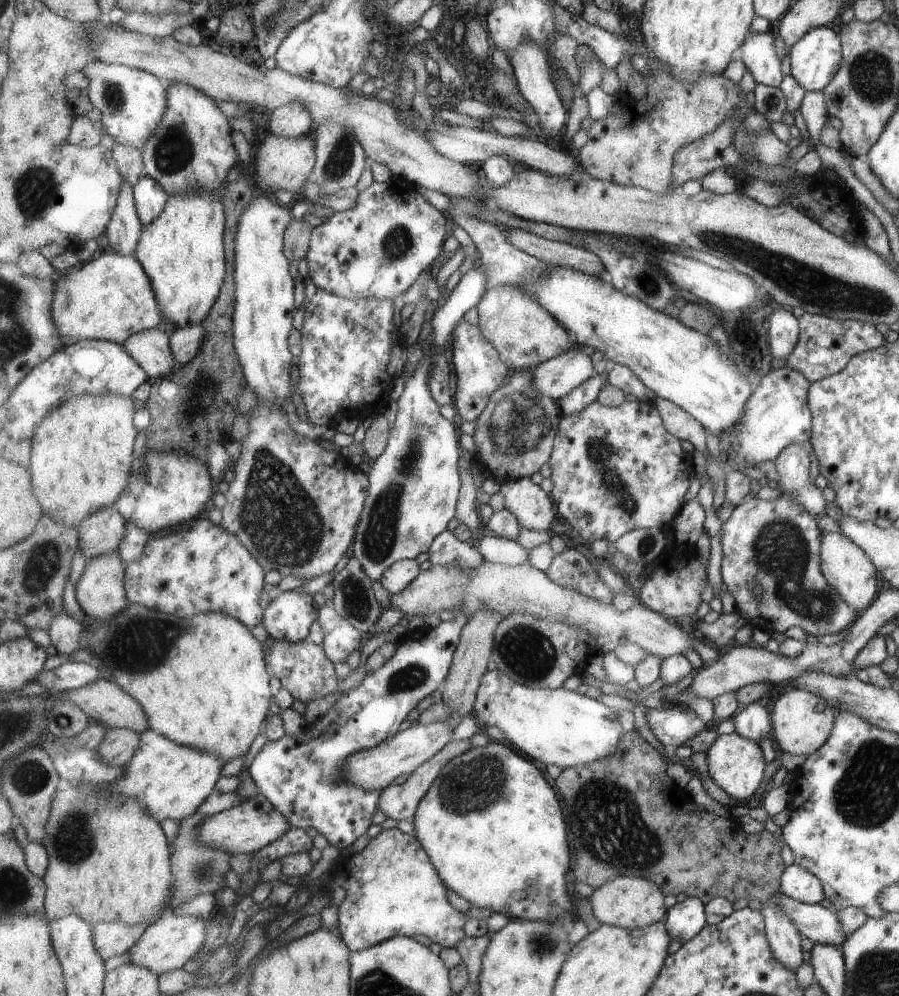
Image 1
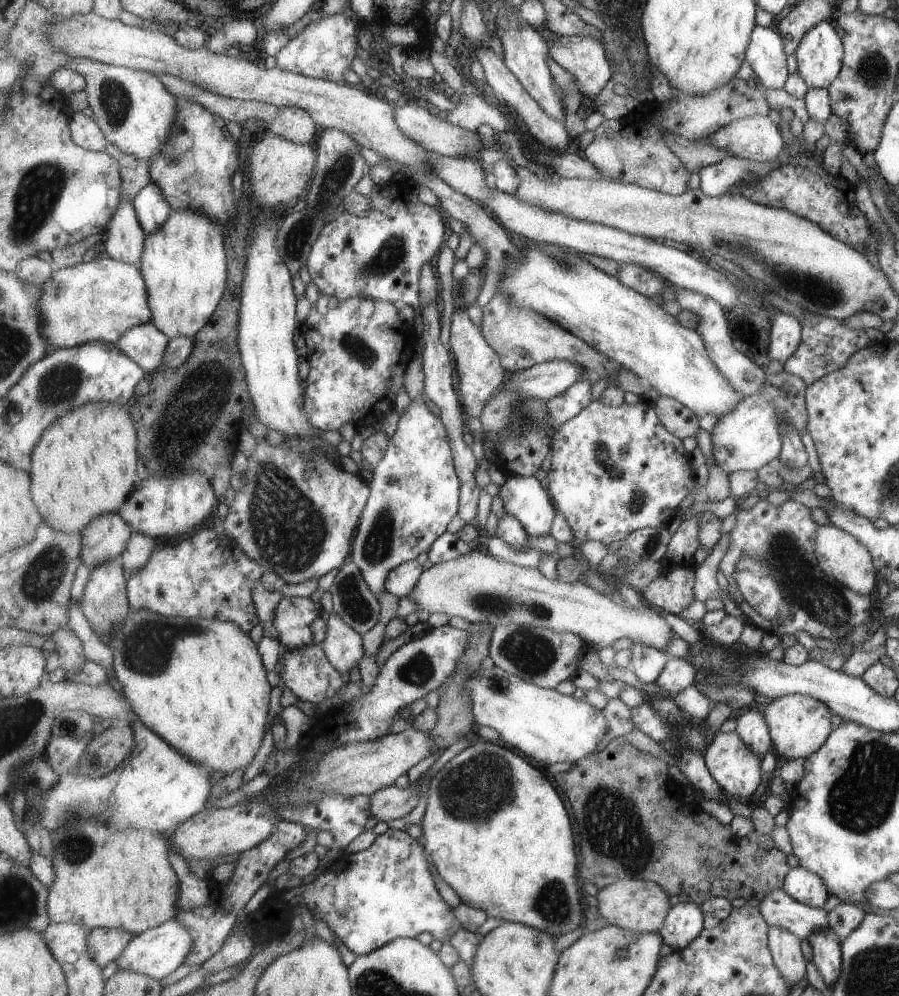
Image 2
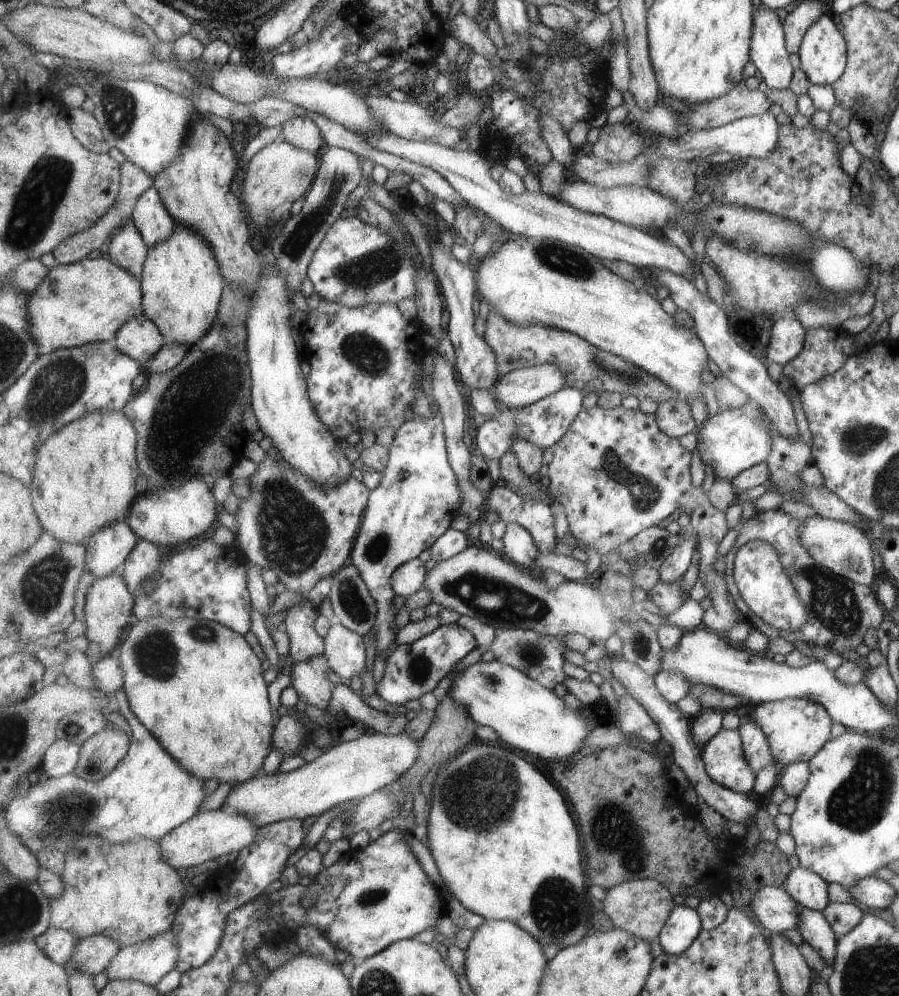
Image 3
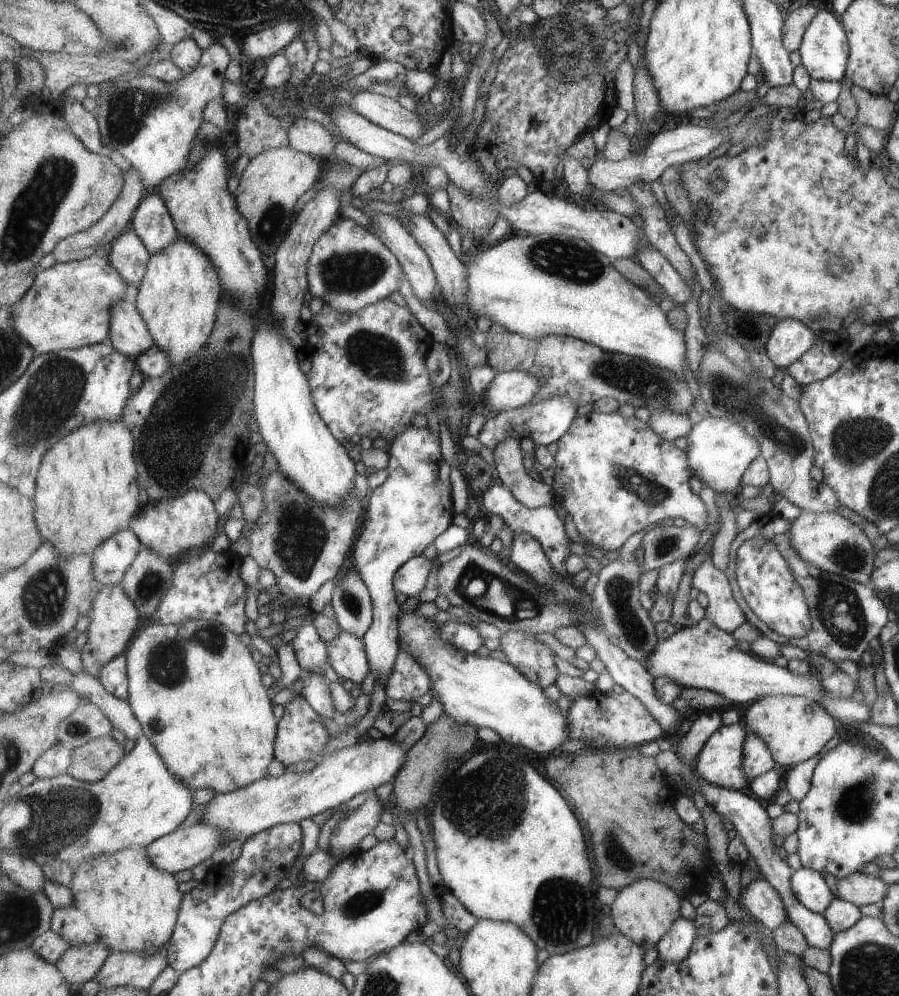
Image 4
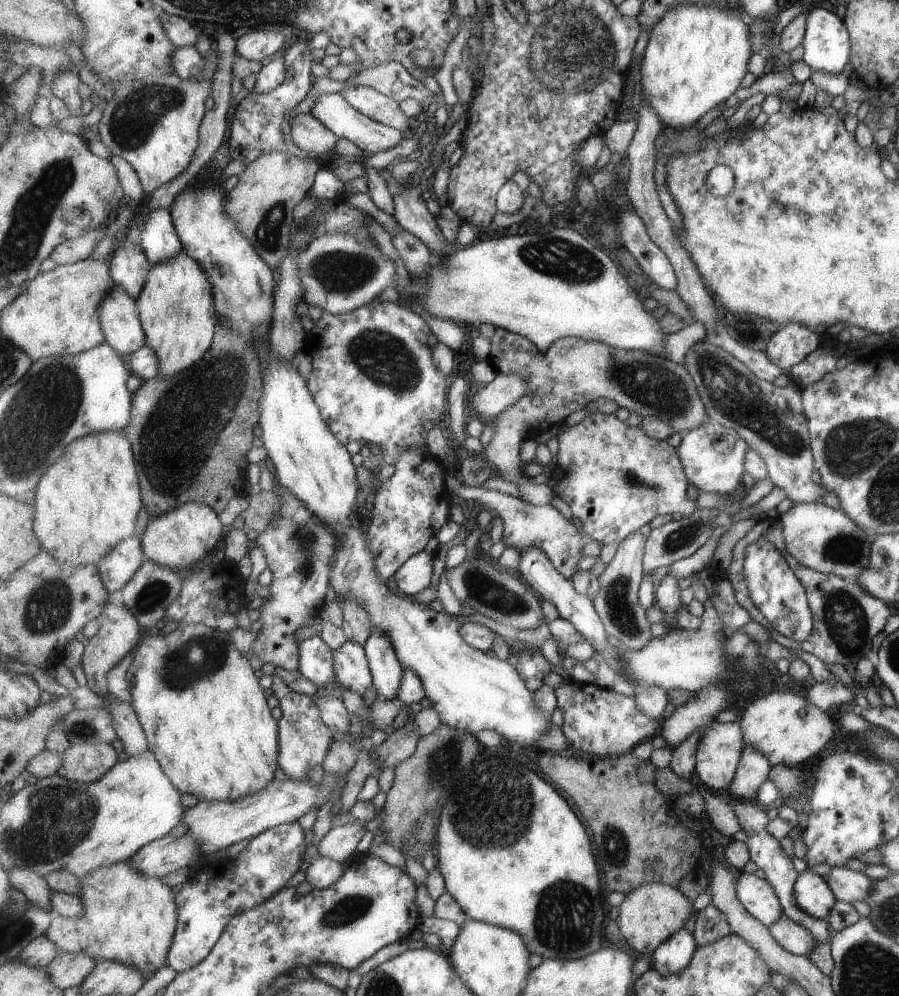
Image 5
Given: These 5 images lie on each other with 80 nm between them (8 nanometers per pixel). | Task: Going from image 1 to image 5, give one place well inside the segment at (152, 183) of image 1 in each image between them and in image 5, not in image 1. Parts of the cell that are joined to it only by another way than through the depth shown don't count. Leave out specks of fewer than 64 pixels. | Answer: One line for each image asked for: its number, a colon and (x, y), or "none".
2: (153, 210)
3: (152, 217)
4: (153, 222)
5: (160, 239)

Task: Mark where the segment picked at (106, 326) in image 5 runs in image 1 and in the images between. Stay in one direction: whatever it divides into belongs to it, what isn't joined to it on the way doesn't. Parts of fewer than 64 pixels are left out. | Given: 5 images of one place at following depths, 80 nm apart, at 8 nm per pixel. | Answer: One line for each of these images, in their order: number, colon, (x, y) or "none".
1: (152, 349)
2: (145, 343)
3: (140, 338)
4: (129, 333)

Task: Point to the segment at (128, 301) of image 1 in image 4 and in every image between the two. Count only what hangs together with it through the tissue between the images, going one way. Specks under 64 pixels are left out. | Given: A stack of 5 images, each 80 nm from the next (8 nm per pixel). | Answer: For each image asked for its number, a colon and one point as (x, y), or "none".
2: (100, 300)
3: (88, 301)
4: (69, 306)

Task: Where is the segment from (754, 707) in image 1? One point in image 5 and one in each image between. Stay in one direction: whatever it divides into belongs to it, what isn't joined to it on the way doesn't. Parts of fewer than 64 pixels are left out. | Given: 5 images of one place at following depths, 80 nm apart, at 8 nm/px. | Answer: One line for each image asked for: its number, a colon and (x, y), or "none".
2: (750, 725)
3: (756, 746)
4: (757, 759)
5: (754, 769)

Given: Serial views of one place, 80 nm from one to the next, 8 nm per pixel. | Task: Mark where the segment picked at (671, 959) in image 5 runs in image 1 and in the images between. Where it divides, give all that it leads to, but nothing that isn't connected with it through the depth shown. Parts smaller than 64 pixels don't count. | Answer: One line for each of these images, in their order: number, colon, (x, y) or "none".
1: (685, 919)
2: (685, 922)
3: (685, 925)
4: (676, 945)

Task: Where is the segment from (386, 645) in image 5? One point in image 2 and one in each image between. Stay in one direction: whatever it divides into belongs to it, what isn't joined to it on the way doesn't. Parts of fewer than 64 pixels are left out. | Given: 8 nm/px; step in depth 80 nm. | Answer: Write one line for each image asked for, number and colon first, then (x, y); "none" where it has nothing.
2: (416, 491)
3: (413, 505)
4: (406, 513)

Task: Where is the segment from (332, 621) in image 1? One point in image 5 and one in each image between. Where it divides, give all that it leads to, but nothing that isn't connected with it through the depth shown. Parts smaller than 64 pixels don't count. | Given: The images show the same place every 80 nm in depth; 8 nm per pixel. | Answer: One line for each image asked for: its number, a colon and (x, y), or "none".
2: (344, 646)
3: (346, 652)
4: (348, 657)
5: (354, 673)

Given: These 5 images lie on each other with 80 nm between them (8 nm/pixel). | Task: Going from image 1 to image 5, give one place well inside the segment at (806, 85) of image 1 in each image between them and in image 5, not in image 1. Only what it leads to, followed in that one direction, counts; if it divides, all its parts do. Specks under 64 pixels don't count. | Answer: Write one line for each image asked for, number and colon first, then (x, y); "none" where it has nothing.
2: (820, 53)
3: (821, 53)
4: (823, 49)
5: (825, 47)

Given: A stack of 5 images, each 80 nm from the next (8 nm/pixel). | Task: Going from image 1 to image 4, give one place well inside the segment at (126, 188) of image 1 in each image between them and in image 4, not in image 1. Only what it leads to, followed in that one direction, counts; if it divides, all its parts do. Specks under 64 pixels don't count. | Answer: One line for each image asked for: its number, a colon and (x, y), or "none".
2: (125, 238)
3: (127, 248)
4: (129, 255)

